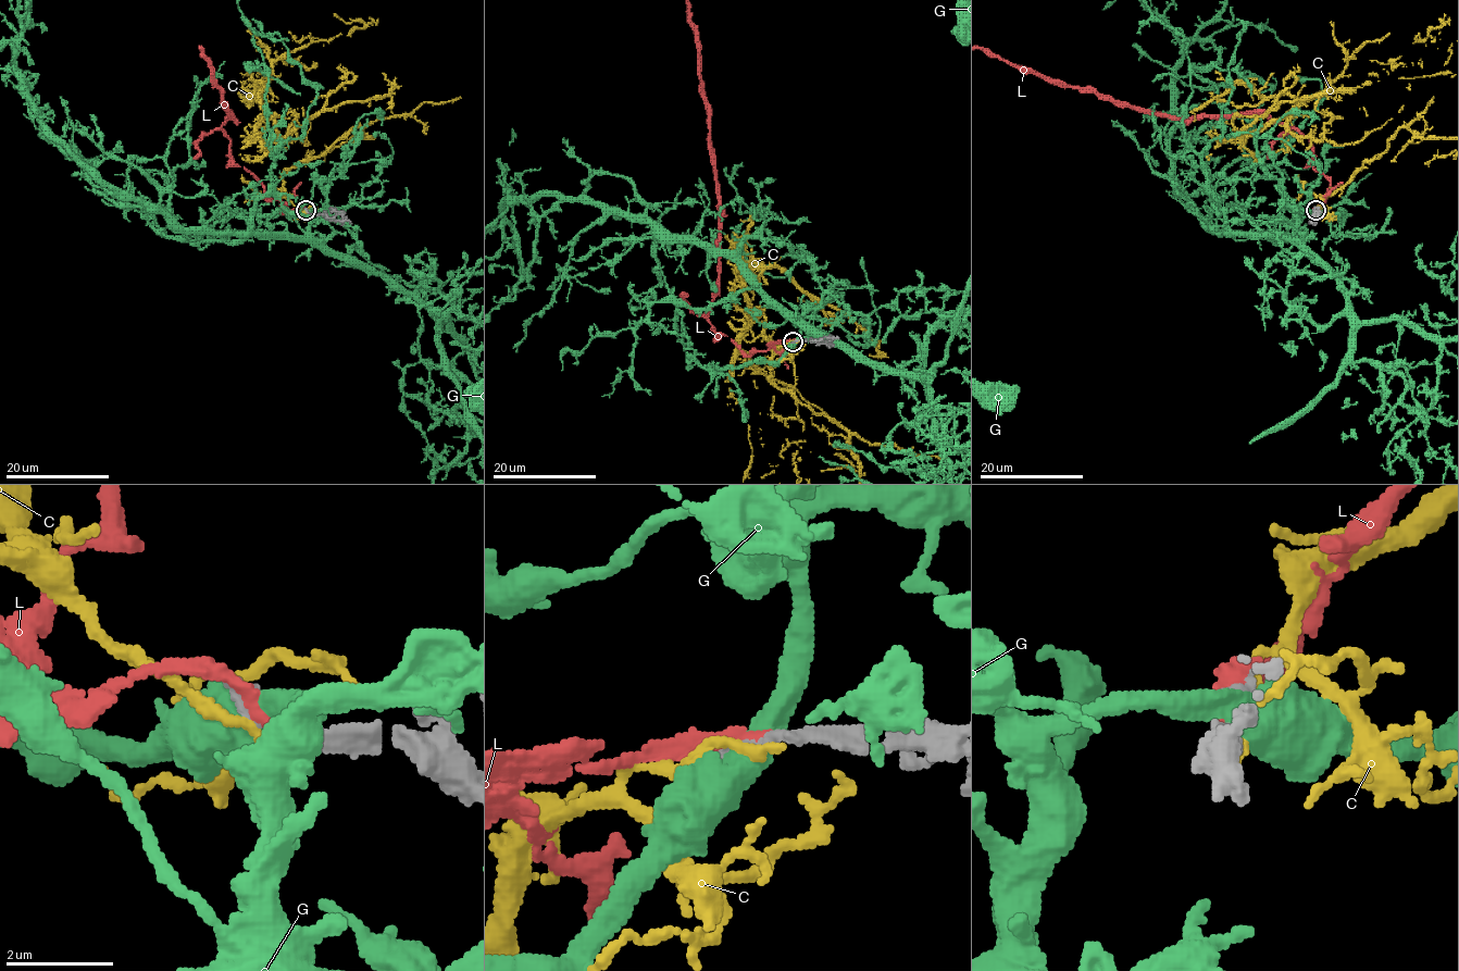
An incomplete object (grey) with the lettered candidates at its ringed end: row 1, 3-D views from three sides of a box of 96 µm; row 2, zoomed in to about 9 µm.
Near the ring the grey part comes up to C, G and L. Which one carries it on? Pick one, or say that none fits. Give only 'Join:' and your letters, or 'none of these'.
Join: L

